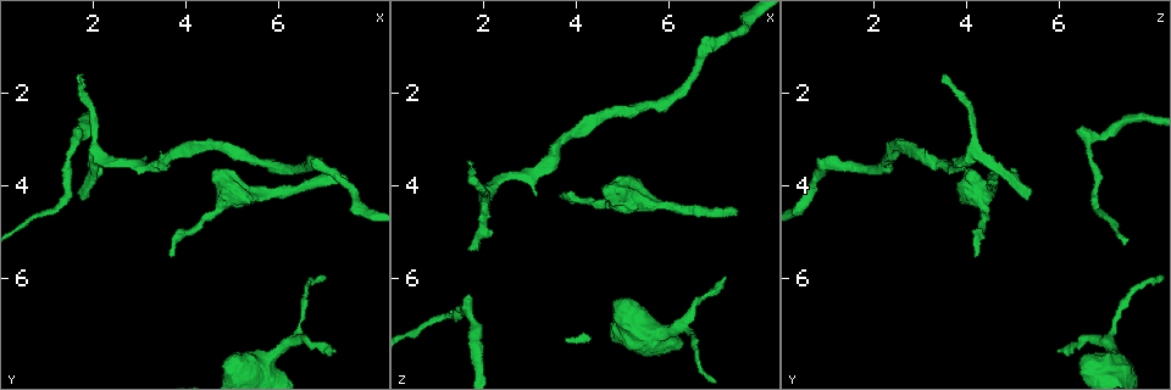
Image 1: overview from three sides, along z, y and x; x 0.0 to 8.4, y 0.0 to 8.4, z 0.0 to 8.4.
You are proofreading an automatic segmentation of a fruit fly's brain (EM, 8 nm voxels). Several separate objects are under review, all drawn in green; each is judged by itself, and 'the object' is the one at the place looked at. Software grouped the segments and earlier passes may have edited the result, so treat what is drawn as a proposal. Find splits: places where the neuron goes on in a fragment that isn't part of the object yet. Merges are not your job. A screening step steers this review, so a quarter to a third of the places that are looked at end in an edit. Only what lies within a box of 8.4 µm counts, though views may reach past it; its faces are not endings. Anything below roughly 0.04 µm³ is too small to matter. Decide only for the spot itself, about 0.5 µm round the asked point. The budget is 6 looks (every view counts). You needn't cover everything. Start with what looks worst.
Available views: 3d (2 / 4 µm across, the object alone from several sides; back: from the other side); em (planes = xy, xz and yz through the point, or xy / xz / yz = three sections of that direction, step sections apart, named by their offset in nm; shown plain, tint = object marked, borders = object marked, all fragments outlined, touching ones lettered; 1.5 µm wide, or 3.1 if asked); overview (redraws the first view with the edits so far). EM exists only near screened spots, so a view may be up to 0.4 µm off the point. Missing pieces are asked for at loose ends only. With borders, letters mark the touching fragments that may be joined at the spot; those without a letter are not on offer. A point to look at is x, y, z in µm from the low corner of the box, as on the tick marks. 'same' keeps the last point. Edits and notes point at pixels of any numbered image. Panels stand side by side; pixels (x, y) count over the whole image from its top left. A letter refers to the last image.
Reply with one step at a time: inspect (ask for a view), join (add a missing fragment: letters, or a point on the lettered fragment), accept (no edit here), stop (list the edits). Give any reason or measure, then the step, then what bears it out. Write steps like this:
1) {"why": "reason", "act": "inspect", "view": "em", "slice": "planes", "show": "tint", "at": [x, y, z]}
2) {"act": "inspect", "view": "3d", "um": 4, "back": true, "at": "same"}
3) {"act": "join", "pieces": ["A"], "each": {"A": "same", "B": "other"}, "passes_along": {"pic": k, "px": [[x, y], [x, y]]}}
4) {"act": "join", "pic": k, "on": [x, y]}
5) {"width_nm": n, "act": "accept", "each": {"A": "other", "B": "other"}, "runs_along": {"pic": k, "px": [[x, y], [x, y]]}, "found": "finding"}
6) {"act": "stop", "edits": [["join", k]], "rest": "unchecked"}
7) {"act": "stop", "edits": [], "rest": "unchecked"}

{"why": "an open end", "act": "inspect", "view": "3d", "um": 4, "at": [7.50, 3.80, 4.50]}

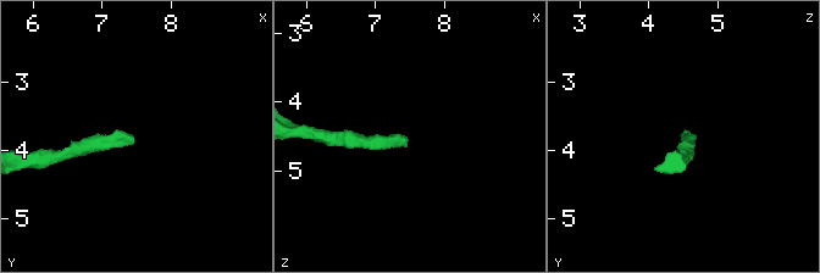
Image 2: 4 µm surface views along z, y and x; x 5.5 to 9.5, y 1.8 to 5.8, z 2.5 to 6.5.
{"act": "inspect", "view": "em", "slice": "xz", "step": 4, "show": "tint", "at": [7.45, 3.85, 4.55]}

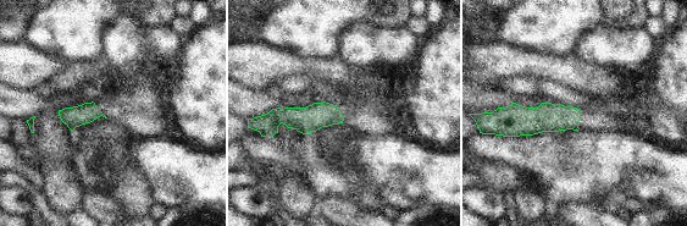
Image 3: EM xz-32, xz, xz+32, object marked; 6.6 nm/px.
{"why": "another direction", "act": "inspect", "view": "em", "slice": "yz", "step": 4, "show": "borders", "at": "same"}

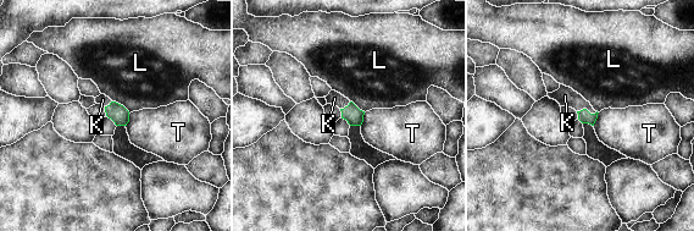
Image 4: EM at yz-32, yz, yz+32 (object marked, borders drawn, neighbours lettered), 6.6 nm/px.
{"act": "join", "pieces": ["K"], "each": {"K": "same", "L": "other", "T": "other"}, "passes_along": {"pic": 4, "px": [[584, 116], [587, 110], [565, 95]]}, "found": "the neuron continues"}

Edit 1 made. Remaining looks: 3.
{"why": "branch stops here", "act": "inspect", "view": "em", "slice": "planes", "show": "borders", "at": [3.65, 5.50, 4.15]}

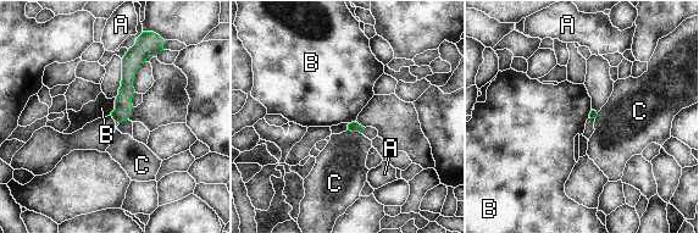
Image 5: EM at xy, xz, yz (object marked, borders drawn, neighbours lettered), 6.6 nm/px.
{"act": "accept", "each": {"A": "other", "B": "other", "C": "other"}, "border": {"pic": 5, "px": [[116, 98], [110, 115]]}, "found": "no lettered fragment goes on from it"}

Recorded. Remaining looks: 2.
{"why": "an open end", "act": "inspect", "view": "em", "slice": "planes", "show": "borders", "at": [1.75, 1.65, 3.55]}

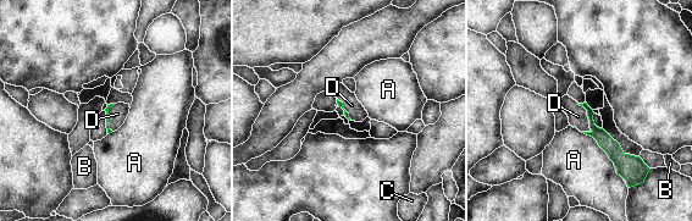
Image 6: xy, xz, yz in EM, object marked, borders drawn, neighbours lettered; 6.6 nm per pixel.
{"act": "join", "pieces": ["D"], "each": {"A": "other", "B": "other", "C": "other", "D": "same"}, "found": "it goes on there"}

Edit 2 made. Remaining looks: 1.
{"act": "stop", "edits": [["join", 4], ["join", 6]], "rest": "unchecked"}

